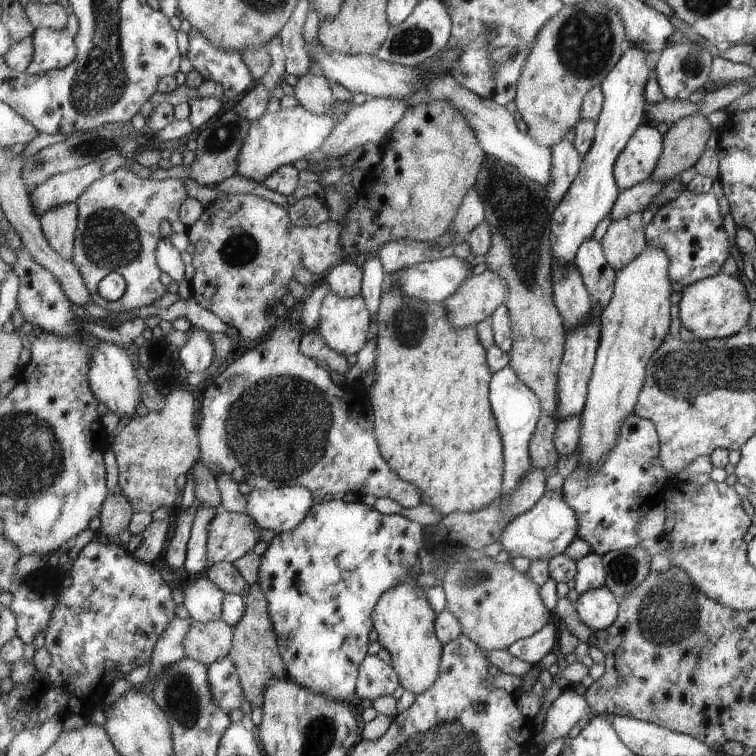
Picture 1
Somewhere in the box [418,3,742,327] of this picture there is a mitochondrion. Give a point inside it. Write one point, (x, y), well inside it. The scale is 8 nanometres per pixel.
(585, 43)

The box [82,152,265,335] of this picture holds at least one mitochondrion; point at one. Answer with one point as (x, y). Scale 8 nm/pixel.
(241, 249)

